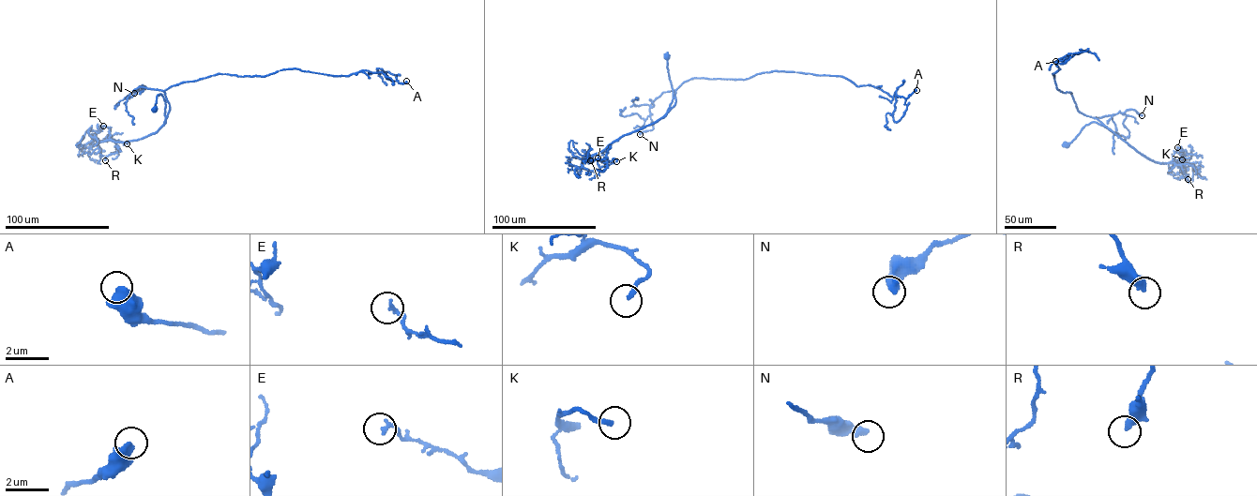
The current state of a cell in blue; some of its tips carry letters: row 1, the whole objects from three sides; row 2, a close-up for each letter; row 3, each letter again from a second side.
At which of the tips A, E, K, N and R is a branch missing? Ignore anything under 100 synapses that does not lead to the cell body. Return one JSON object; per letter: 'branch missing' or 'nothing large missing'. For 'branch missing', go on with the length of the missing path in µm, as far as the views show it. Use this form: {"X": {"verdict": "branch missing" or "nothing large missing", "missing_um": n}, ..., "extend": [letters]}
{"A": {"verdict": "nothing large missing"}, "E": {"verdict": "nothing large missing"}, "K": {"verdict": "nothing large missing"}, "N": {"verdict": "nothing large missing"}, "R": {"verdict": "nothing large missing"}, "extend": []}

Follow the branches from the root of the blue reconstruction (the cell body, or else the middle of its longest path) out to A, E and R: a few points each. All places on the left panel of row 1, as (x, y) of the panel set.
A: (154, 109), (160, 94), (165, 118), (164, 90), (219, 73), (366, 70), (406, 81)
E: (154, 109), (160, 94), (166, 105), (164, 123), (143, 138), (109, 141), (110, 128), (103, 126)
R: (154, 109), (160, 94), (166, 105), (160, 127), (141, 139), (114, 142), (117, 152), (105, 160)

